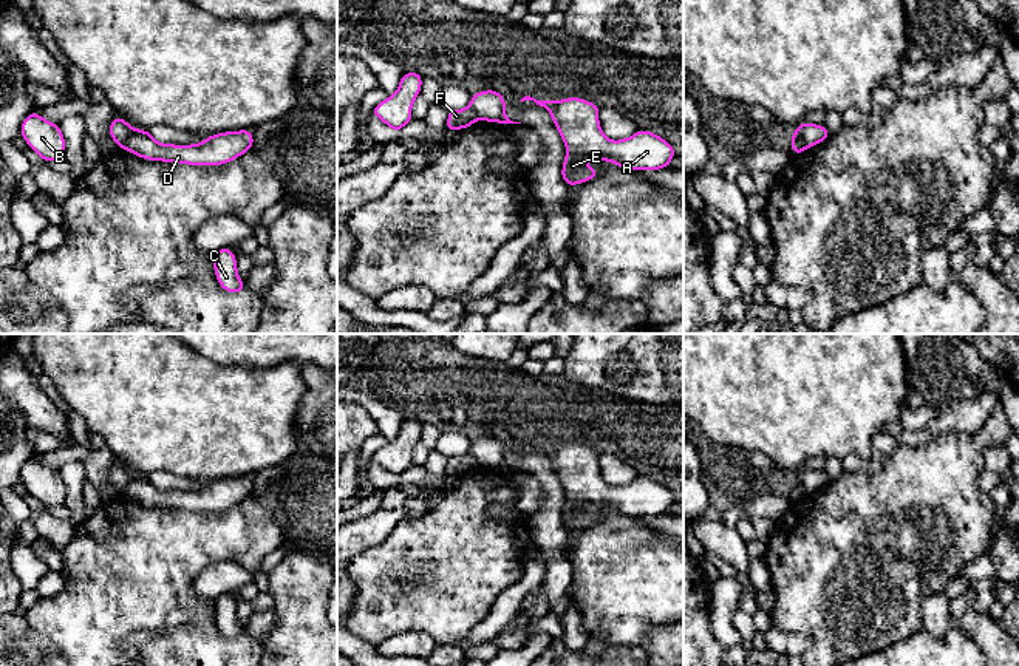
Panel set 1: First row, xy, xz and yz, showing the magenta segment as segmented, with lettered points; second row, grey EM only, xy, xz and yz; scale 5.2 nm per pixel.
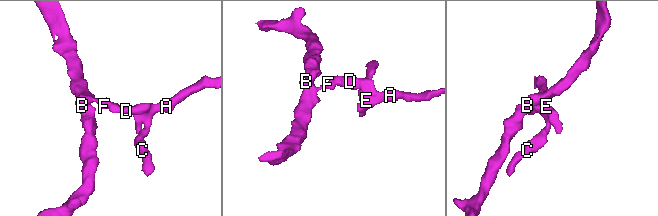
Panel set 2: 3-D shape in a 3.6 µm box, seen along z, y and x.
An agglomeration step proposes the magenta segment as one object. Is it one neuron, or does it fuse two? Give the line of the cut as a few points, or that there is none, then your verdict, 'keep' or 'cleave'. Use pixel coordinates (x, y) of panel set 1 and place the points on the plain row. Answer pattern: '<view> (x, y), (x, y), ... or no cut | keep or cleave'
xy (133, 475), (122, 495) | cleave

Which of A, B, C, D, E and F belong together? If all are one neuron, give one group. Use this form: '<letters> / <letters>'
A C D E / B F

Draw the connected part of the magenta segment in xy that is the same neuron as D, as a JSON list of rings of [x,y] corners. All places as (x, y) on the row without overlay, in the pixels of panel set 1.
[[[133,474],[124,496],[147,507],[216,513],[240,504],[252,491],[252,476],[224,477],[199,490],[176,491],[159,490],[150,477]]]

